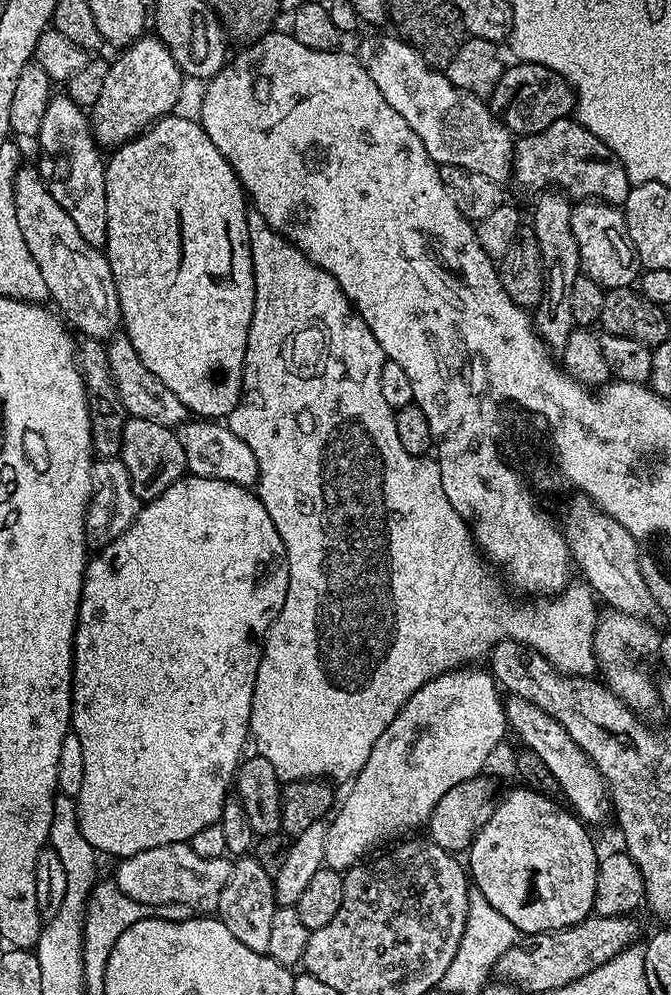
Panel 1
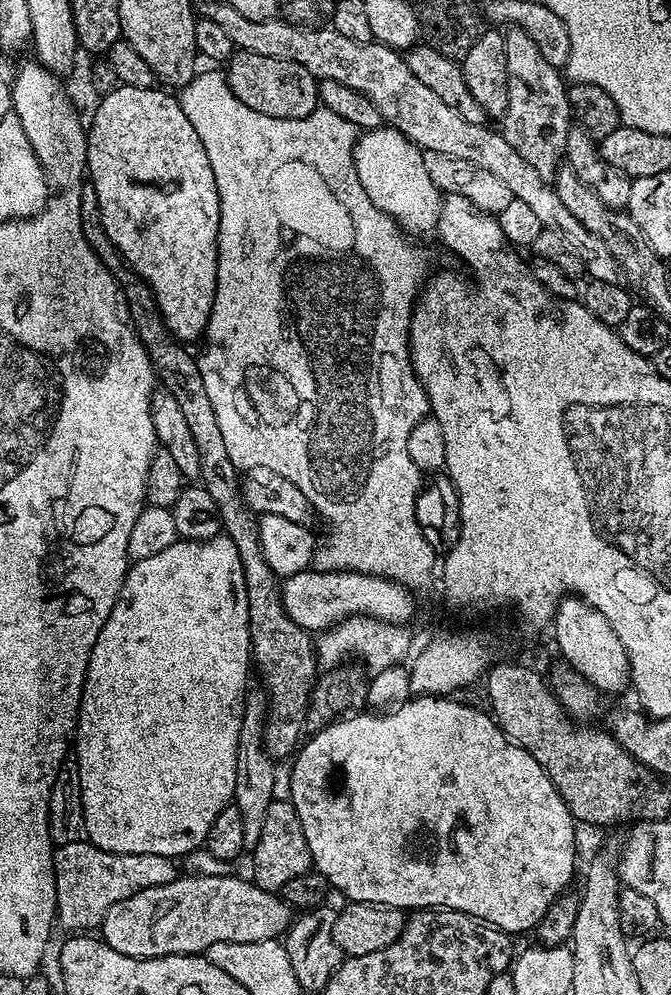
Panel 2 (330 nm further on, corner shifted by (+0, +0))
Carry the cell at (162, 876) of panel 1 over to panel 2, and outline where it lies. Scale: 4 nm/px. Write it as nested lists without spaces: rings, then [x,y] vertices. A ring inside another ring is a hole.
[[[88,840],[59,845],[53,853],[57,919],[68,930],[92,930],[101,922],[110,906],[143,889],[168,884],[178,876],[178,868],[169,857],[160,855],[118,854],[104,851]]]

